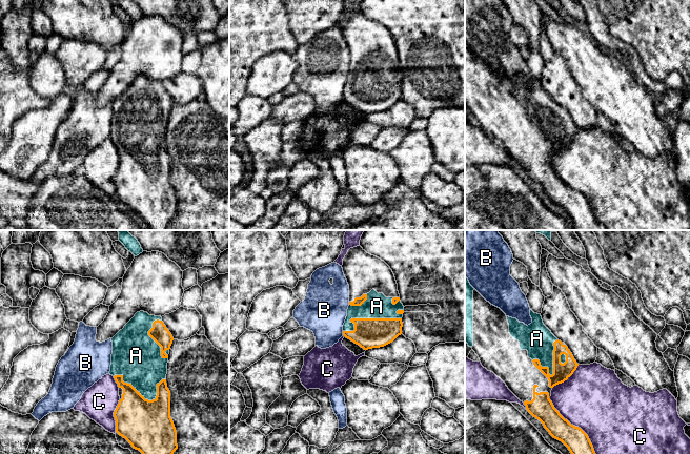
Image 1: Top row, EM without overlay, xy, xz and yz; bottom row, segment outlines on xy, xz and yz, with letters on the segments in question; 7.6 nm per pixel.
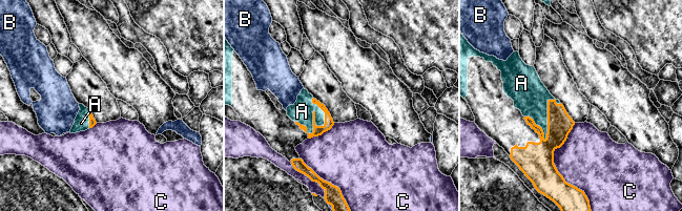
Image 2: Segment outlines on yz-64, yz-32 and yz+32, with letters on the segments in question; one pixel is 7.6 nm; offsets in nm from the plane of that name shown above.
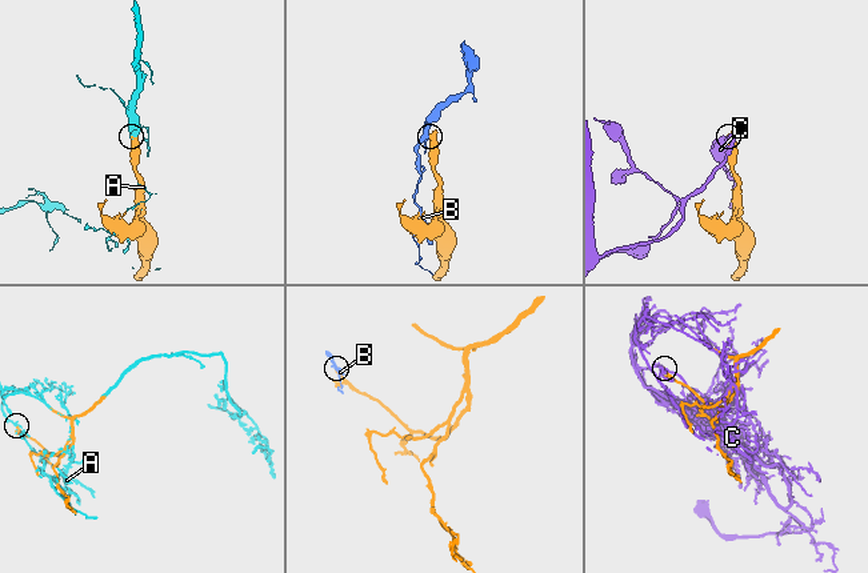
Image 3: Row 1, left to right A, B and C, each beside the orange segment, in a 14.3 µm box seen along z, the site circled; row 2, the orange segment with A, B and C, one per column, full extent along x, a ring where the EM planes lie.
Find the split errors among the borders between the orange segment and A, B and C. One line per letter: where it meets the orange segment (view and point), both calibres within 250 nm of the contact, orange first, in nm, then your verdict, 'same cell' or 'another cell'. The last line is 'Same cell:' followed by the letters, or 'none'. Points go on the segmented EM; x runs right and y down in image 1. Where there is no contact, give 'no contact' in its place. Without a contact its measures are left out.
A: contact xy (143, 396); calibres 380 and 320 nm; same cell
B: contact xz (343, 333); calibres 240 and 340 nm; another cell
C: contact yz (574, 426); calibres 180 and 480 nm; another cell
Same cell: A

